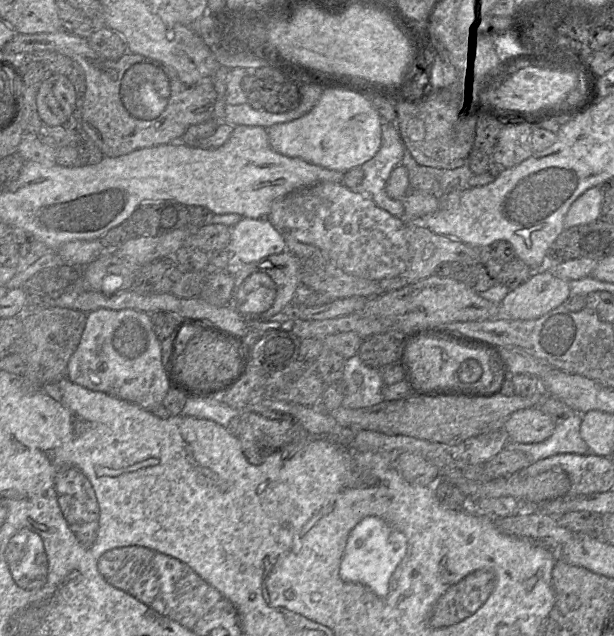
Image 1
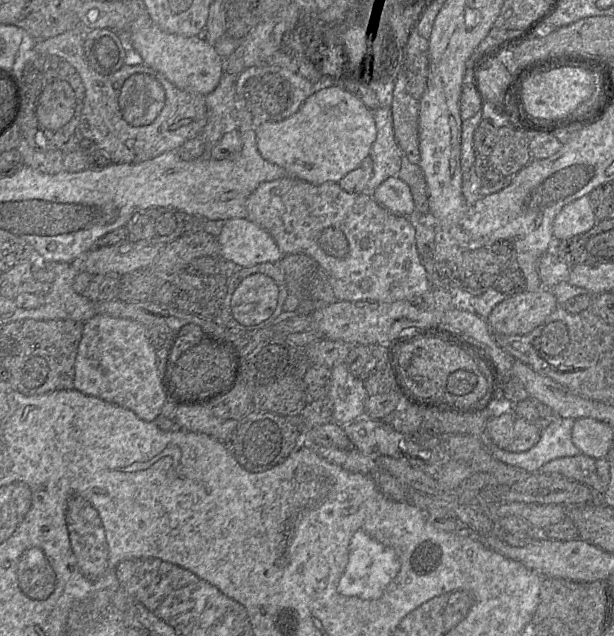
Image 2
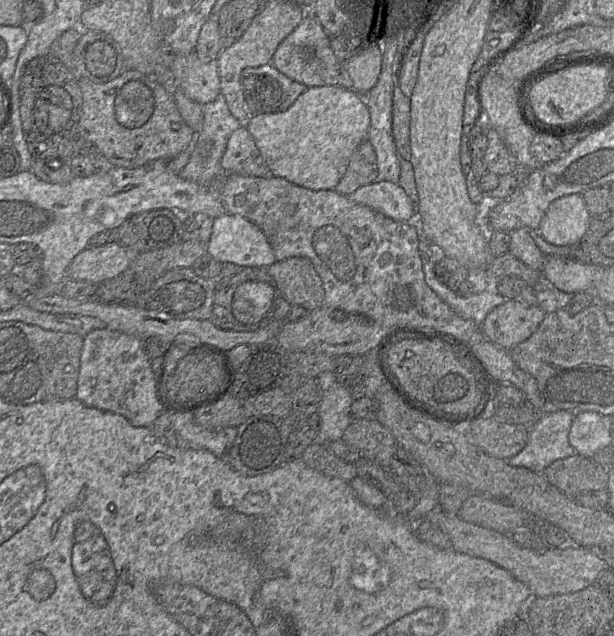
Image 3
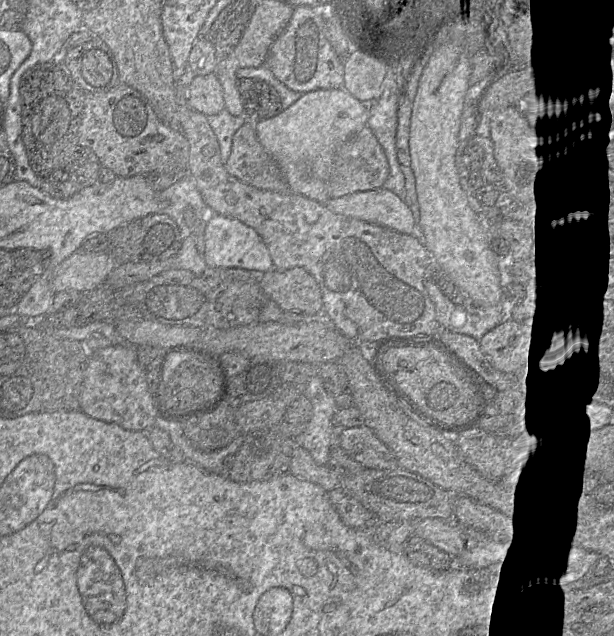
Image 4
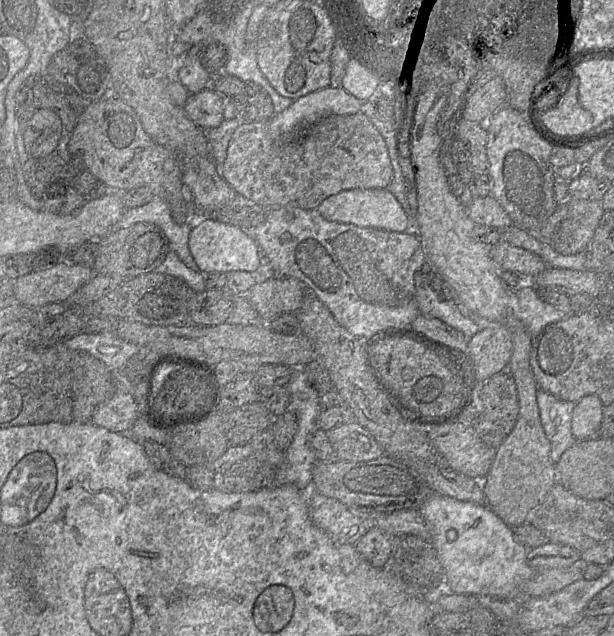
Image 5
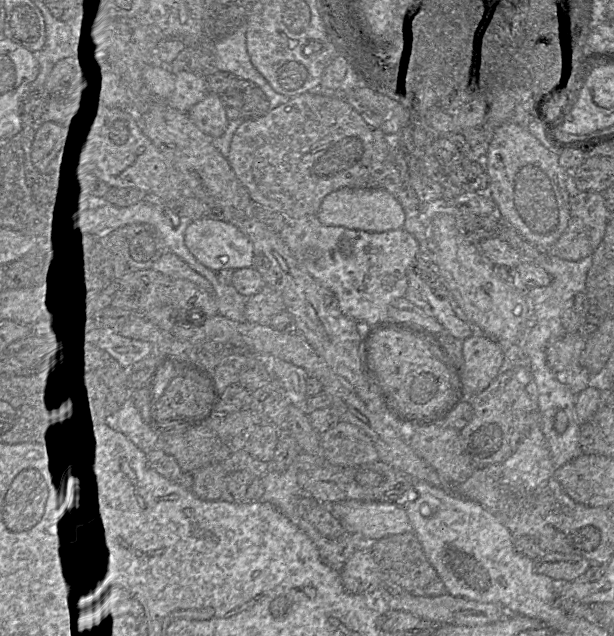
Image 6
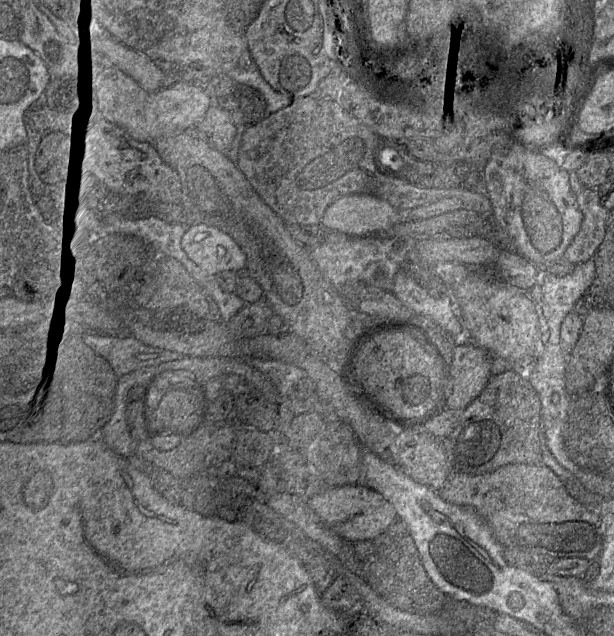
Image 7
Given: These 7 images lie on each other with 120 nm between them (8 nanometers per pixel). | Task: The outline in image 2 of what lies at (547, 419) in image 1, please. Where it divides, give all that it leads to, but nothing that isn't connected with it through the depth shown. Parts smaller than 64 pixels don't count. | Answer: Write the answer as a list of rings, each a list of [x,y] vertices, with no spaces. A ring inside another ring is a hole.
[[[507,411],[492,417],[486,424],[485,436],[508,452],[524,452],[540,439],[541,429],[527,420]]]

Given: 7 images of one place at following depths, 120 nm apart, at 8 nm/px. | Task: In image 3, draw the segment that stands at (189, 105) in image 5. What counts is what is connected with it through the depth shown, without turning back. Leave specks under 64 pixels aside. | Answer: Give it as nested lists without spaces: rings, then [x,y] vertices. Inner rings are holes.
[[[194,51],[186,56],[174,56],[171,71],[174,86],[200,105],[214,101],[221,93],[217,60],[203,62]]]

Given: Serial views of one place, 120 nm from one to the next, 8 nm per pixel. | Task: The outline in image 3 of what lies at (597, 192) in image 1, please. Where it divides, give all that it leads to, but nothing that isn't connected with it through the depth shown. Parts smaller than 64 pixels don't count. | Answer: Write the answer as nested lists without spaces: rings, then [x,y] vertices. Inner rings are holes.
[[[570,194],[549,205],[538,233],[550,244],[570,246],[584,236],[590,220],[582,194]]]

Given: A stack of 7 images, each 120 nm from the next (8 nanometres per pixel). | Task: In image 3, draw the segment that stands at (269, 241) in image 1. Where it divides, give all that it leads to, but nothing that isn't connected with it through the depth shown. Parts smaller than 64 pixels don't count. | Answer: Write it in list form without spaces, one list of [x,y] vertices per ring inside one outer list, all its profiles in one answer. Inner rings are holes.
[[[229,213],[214,219],[207,254],[219,263],[233,263],[240,267],[268,268],[276,261],[274,251],[262,230],[241,215]]]

